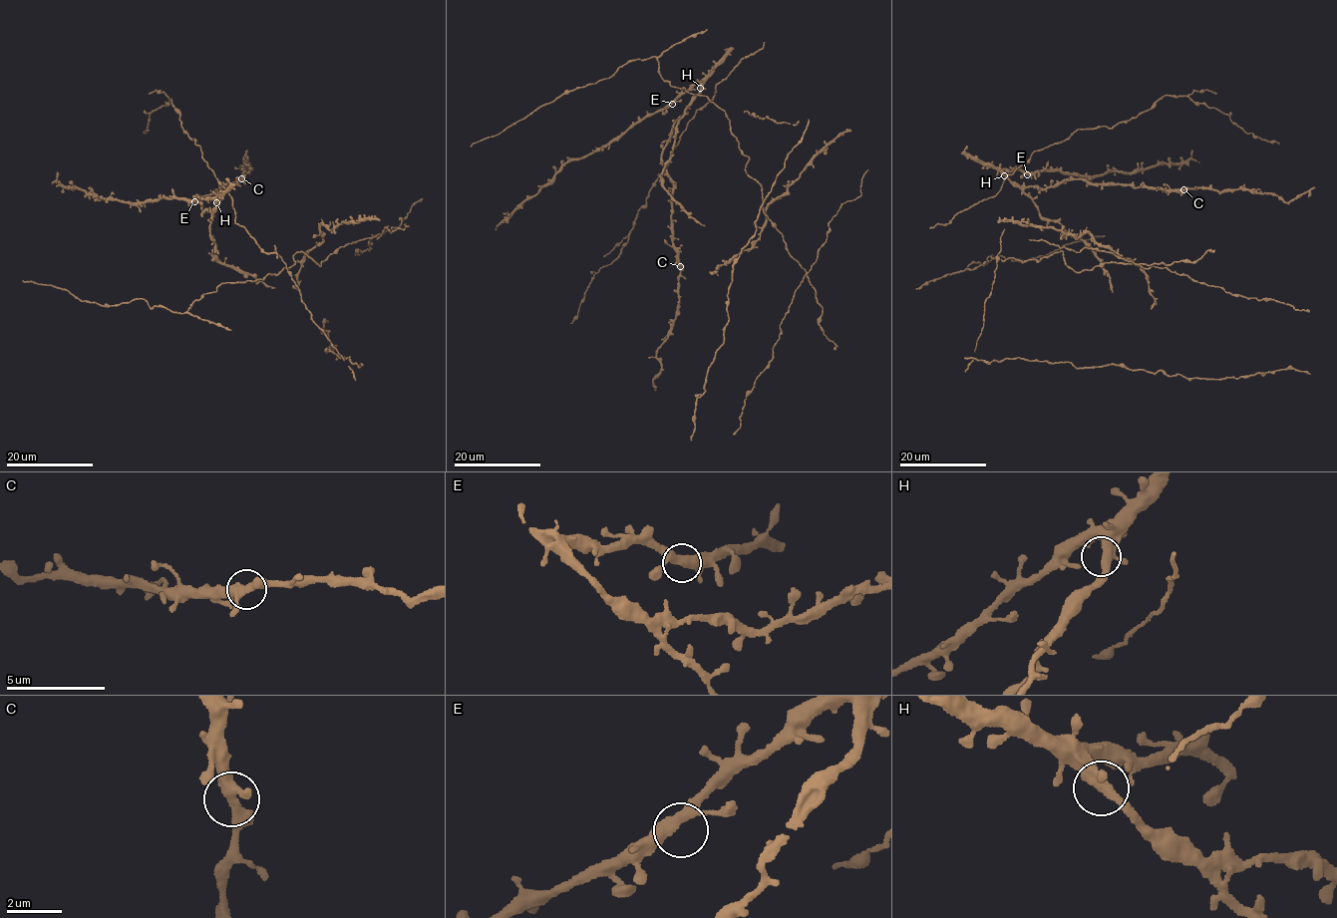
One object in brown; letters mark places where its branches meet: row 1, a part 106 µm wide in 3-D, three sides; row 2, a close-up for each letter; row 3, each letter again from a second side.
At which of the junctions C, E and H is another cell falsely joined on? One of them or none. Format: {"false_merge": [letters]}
{"false_merge": []}

